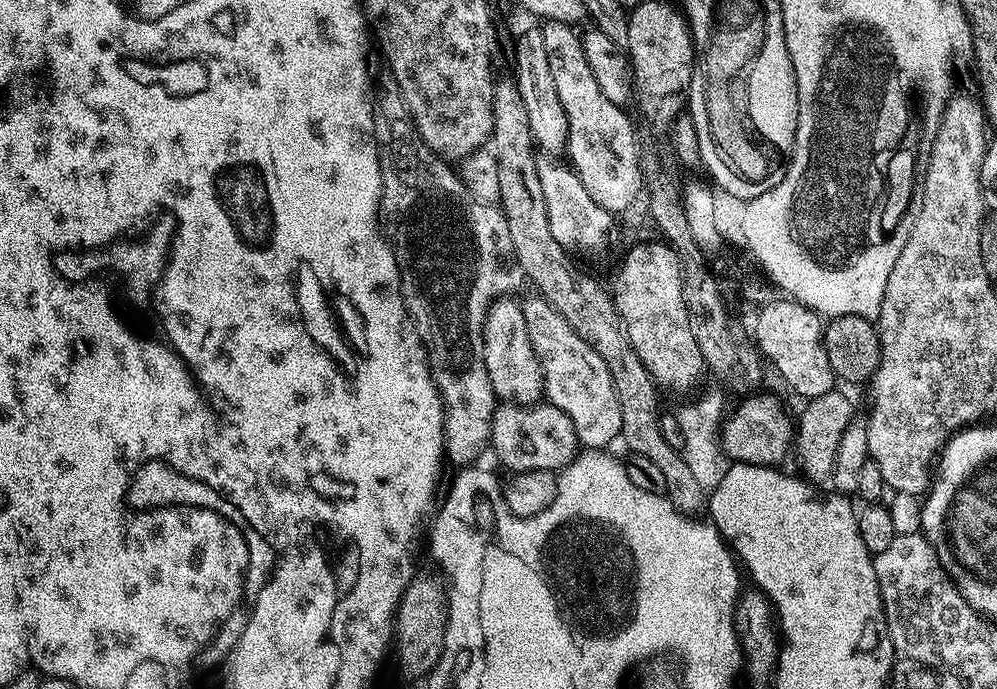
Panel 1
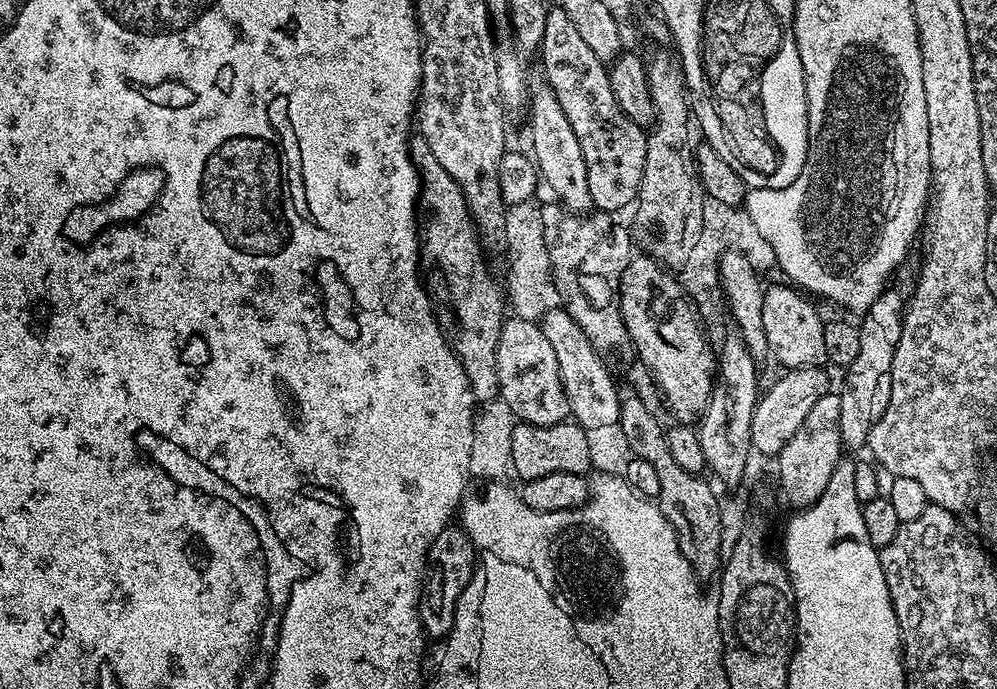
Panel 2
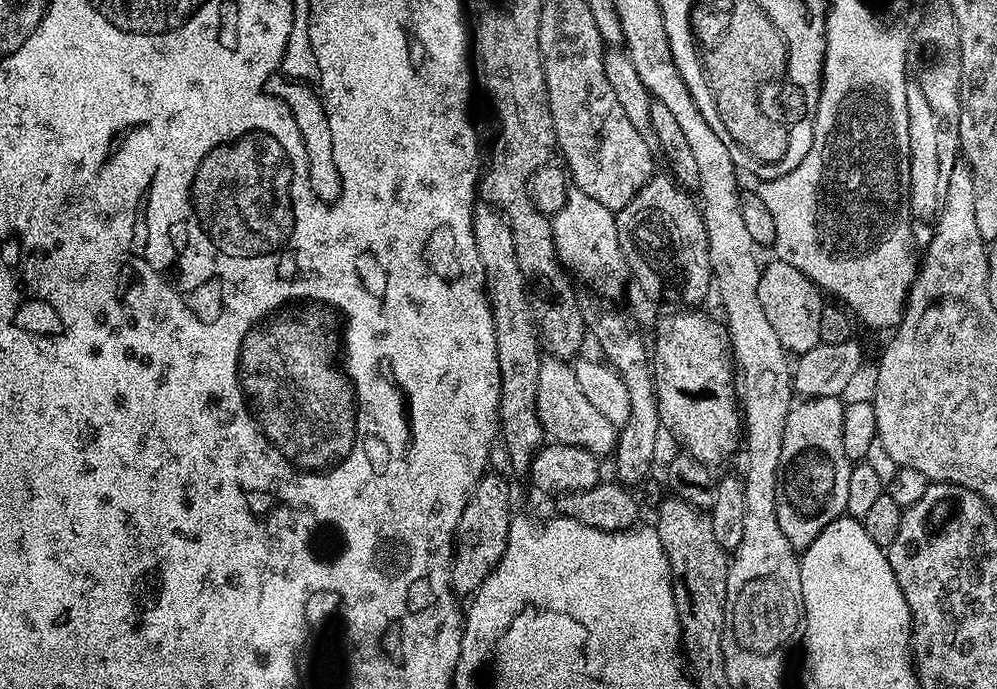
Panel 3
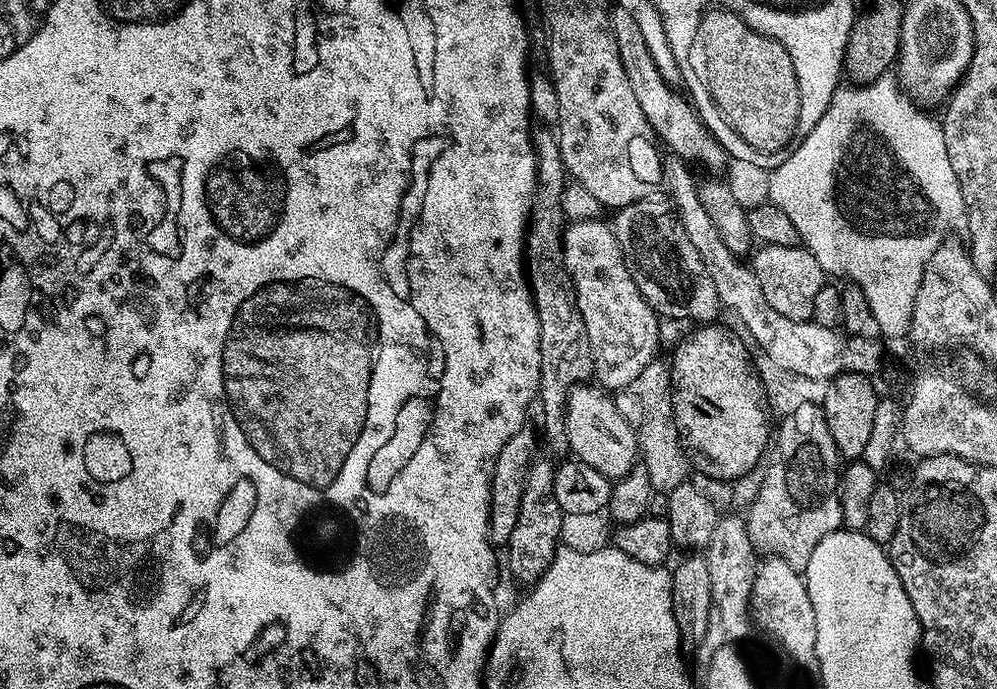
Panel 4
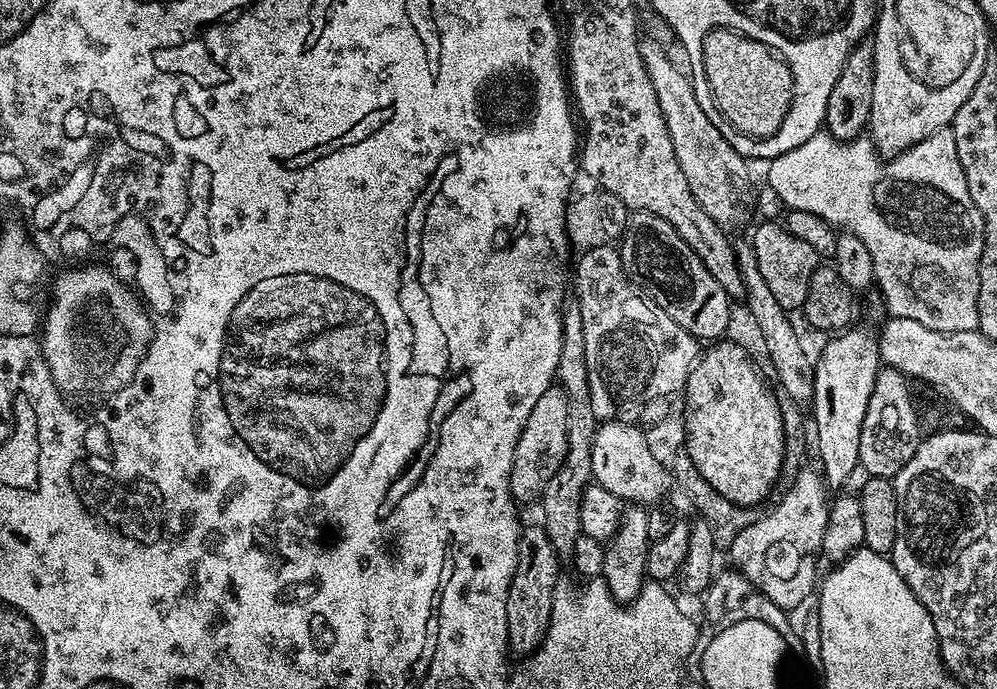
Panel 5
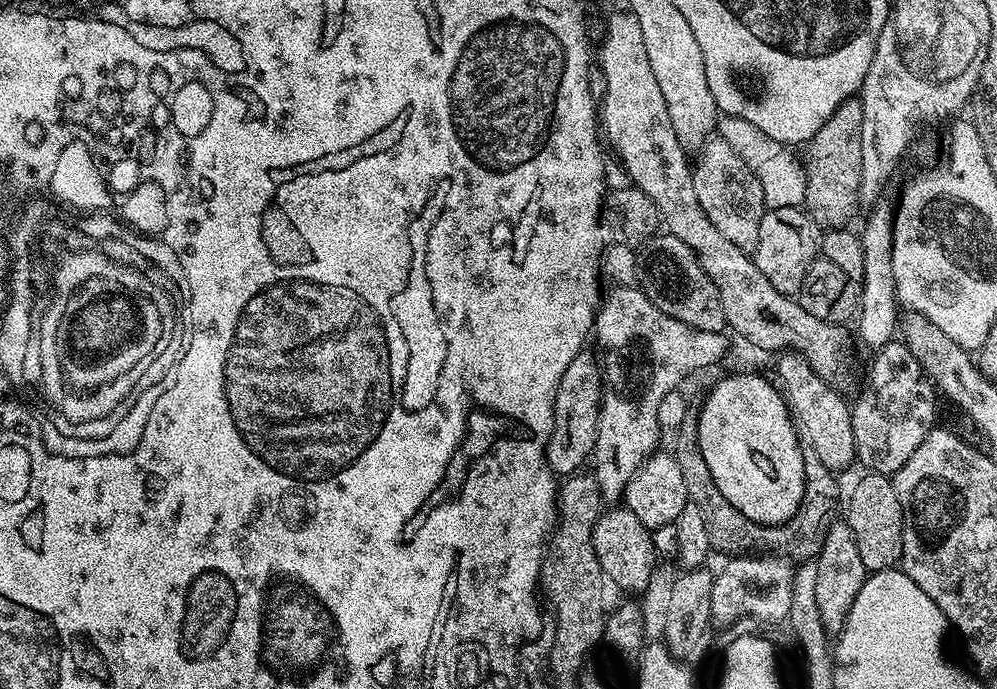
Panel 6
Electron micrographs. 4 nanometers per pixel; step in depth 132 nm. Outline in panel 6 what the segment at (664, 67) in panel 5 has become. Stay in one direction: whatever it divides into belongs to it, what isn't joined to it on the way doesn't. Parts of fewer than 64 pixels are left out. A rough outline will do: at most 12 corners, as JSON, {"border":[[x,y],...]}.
{"border":[[720,134],[692,164],[706,218],[753,253],[762,182]]}

